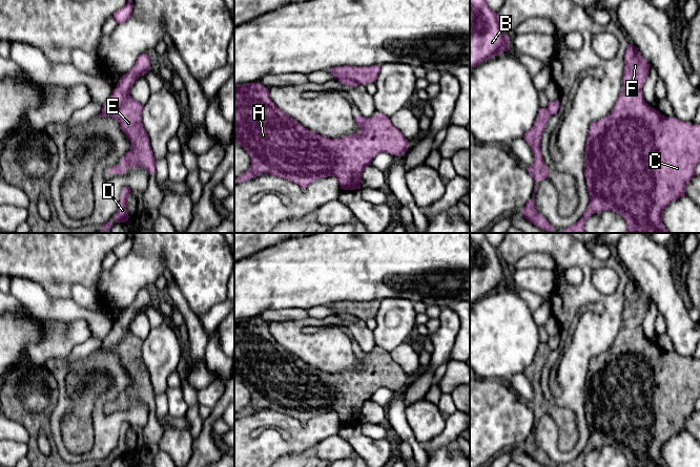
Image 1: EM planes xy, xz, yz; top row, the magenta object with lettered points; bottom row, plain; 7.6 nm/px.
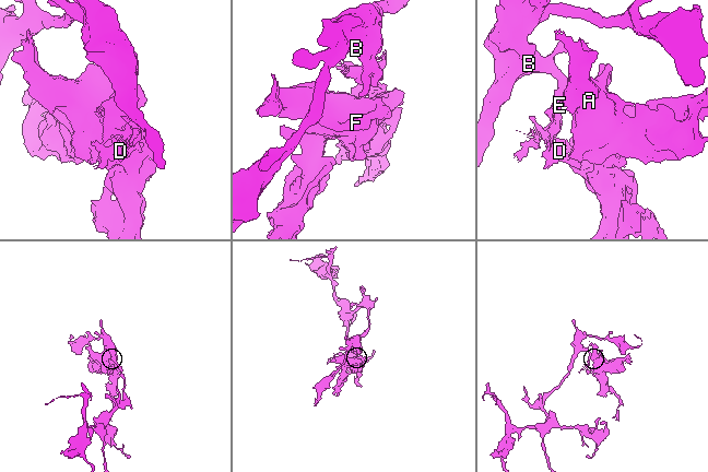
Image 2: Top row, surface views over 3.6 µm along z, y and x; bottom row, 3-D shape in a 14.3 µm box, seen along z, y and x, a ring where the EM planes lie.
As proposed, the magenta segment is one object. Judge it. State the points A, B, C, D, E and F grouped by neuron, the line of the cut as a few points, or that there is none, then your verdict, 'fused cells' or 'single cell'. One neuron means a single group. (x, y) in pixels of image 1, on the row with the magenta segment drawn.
groups A C D E F / B; cut xy (129, 96), (112, 113), (105, 114), (102, 112); fused cells

